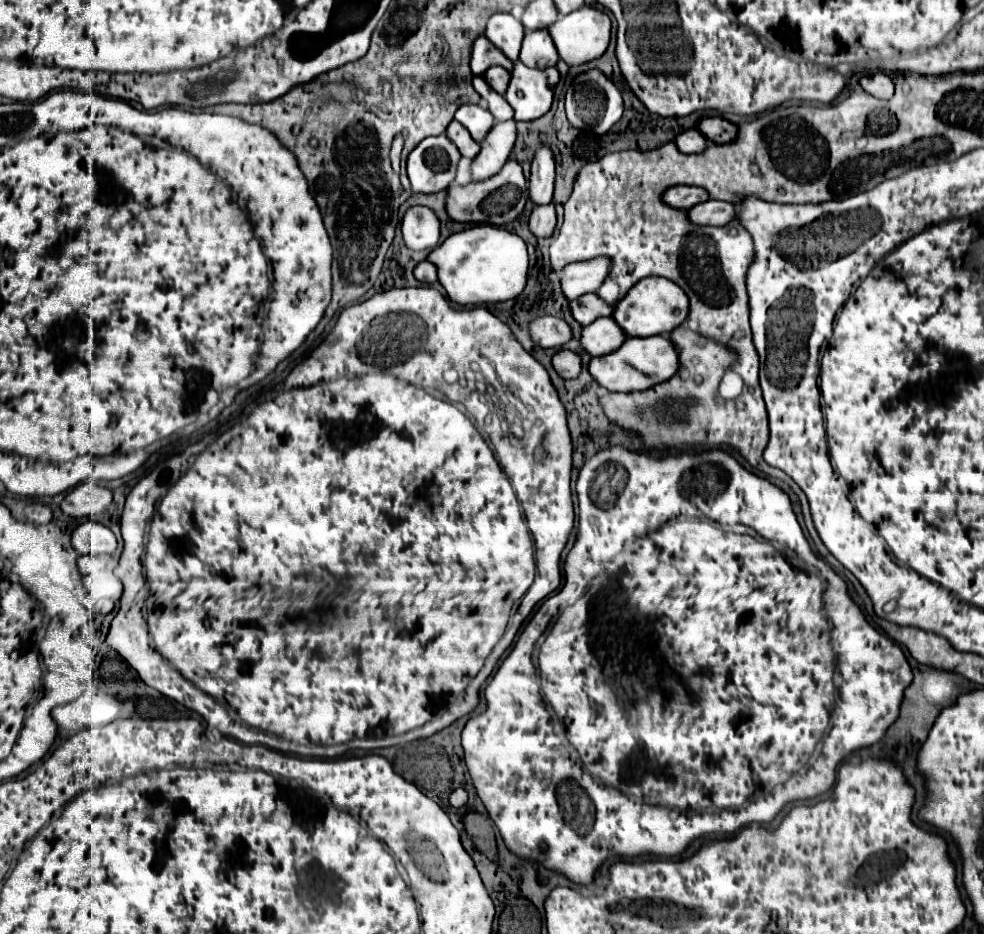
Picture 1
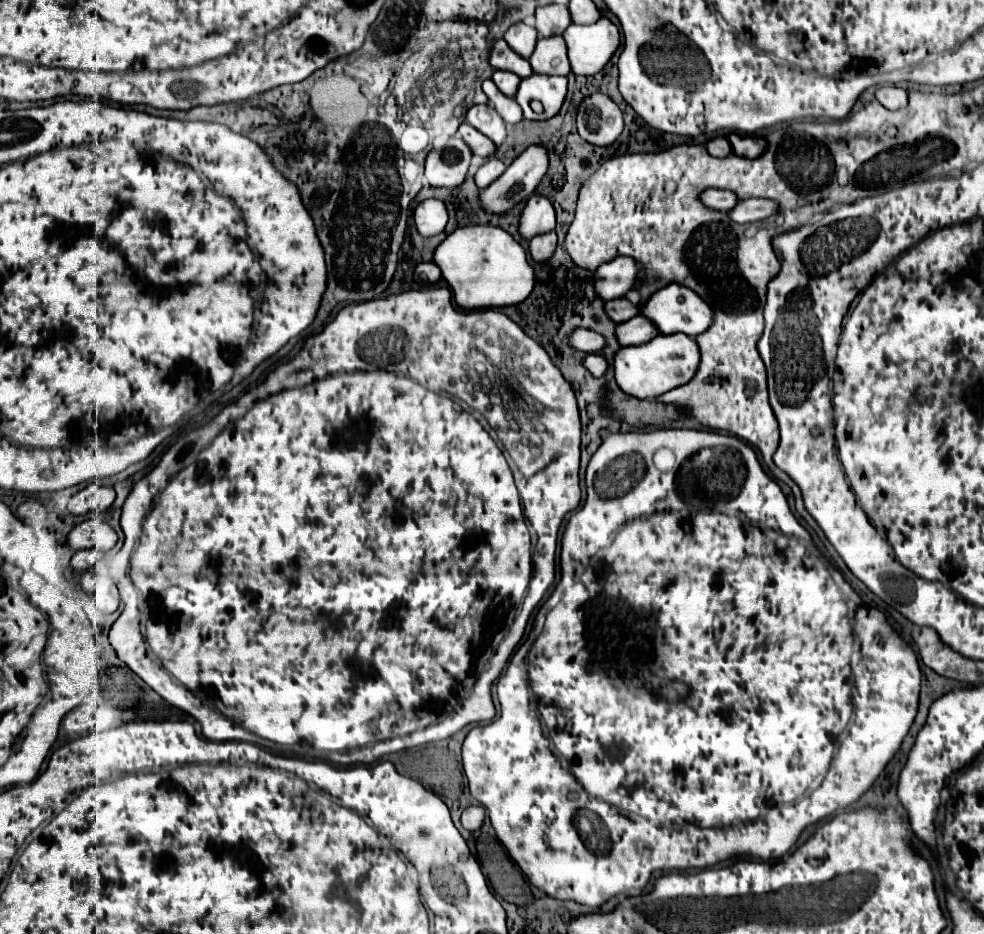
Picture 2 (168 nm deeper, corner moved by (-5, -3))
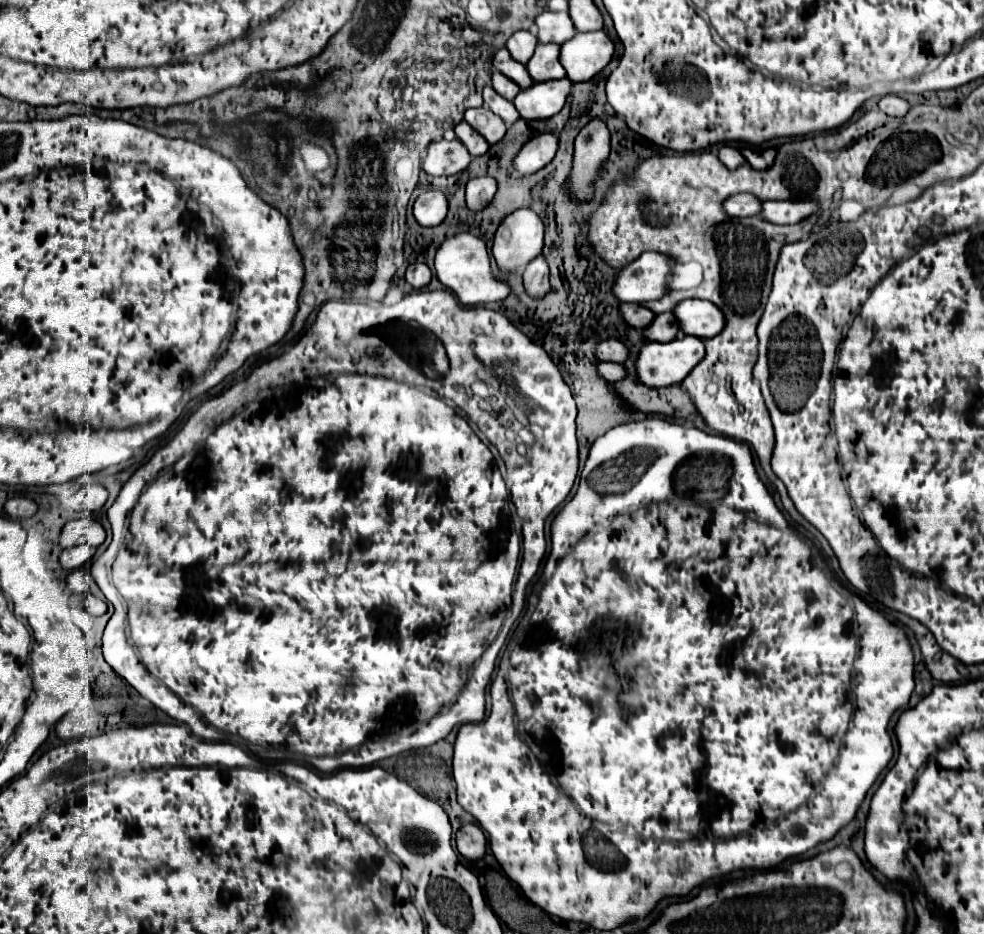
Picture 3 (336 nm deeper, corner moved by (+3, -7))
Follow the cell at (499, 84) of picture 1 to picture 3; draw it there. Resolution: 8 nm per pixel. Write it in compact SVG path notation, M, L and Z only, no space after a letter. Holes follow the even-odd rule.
M493 72L493 88L507 100L513 100L519 94L519 90L521 90L513 80L509 80L501 72Z

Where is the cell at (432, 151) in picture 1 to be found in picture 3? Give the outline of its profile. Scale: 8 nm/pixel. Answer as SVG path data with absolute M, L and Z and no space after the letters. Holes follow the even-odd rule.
M437 140L427 148L427 156L423 160L423 170L431 176L451 176L465 170L471 162L471 156L465 144L455 140Z

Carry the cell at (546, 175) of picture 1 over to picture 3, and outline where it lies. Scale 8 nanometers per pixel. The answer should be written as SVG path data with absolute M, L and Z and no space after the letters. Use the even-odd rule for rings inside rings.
M521 208L509 214L497 228L491 248L497 268L503 272L525 268L541 254L543 230L545 228L541 218L529 208Z

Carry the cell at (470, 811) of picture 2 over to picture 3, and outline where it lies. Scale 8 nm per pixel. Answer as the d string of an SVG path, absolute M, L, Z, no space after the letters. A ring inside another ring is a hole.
M465 824L457 832L457 850L467 860L479 860L485 856L487 840L477 824Z

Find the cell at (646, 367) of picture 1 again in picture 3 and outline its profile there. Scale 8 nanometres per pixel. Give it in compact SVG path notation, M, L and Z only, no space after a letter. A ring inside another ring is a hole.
M681 336L671 342L649 342L637 360L639 382L651 388L681 384L685 376L703 360L705 342L697 336Z

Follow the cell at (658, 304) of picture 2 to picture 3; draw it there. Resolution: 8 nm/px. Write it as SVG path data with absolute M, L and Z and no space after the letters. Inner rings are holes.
M683 300L673 312L683 334L713 338L725 328L725 314L705 300Z

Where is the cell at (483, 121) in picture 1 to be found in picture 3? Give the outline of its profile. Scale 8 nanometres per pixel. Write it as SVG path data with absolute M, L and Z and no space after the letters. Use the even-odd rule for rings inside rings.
M471 108L465 112L465 120L485 136L489 144L497 144L505 136L505 122L487 108Z

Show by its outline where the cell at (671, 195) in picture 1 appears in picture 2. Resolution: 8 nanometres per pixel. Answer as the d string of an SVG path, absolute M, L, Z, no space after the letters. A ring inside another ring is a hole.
M713 188L701 192L699 200L701 200L707 208L711 208L711 210L721 210L721 212L733 208L733 204L739 202L739 198L737 198L733 192L729 192L729 190L713 190Z

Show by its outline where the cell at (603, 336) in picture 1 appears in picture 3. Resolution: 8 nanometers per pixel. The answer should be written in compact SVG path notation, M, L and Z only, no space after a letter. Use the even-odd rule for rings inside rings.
M673 312L657 314L653 324L649 328L645 328L645 336L653 342L671 342L673 338L677 338L679 332L681 332L681 328L679 328Z

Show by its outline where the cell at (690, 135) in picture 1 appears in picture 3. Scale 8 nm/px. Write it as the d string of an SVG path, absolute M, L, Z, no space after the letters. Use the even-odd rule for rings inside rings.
M723 146L723 148L717 152L717 156L719 156L719 160L721 160L725 166L729 166L731 170L739 168L741 164L745 164L743 154L741 154L737 148L733 148L733 146Z

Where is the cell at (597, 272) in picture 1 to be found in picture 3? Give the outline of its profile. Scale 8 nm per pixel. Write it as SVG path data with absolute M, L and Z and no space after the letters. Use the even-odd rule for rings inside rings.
M645 252L635 262L621 268L617 288L621 302L649 302L667 294L667 280L673 274L673 260L661 252Z

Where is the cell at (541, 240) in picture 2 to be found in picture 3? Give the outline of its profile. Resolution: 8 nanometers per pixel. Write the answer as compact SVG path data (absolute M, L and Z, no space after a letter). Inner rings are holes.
M537 256L533 262L525 266L523 286L531 298L543 298L549 292L549 266L543 256Z

